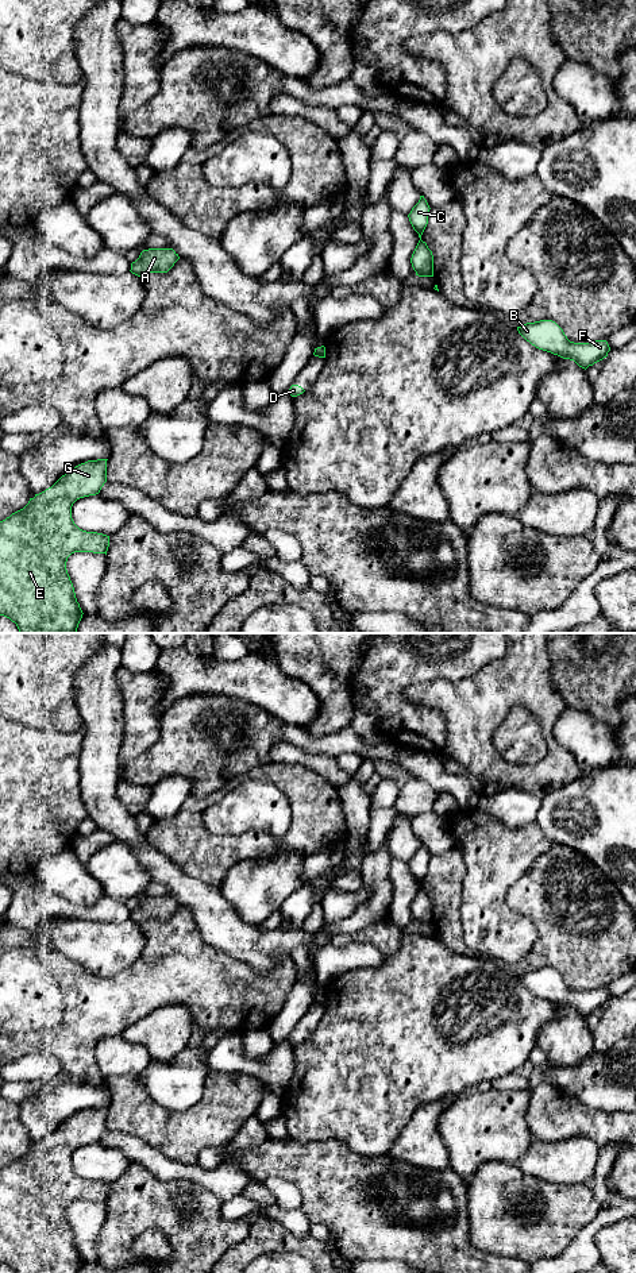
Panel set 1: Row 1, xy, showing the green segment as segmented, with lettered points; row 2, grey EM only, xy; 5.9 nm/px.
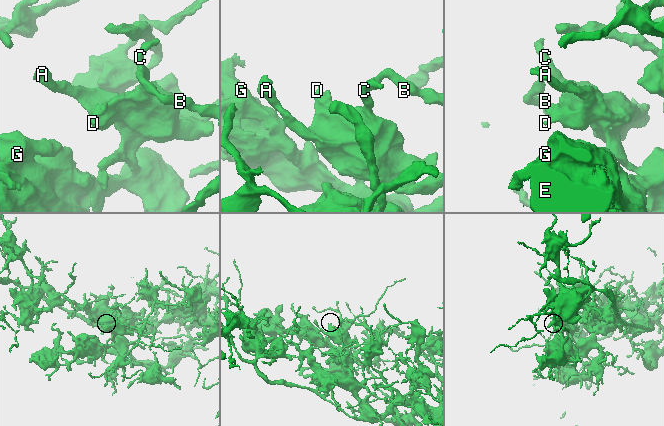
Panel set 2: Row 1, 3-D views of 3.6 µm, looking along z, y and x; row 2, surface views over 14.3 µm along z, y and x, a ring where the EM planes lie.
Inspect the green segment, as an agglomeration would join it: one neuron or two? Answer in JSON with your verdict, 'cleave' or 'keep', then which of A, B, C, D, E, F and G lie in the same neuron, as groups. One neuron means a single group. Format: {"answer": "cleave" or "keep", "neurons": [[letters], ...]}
{"answer": "cleave", "neurons": [["A", "C", "D", "E", "G"], ["B", "F"]]}

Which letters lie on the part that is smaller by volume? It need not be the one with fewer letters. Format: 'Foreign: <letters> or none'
Foreign: B, F

